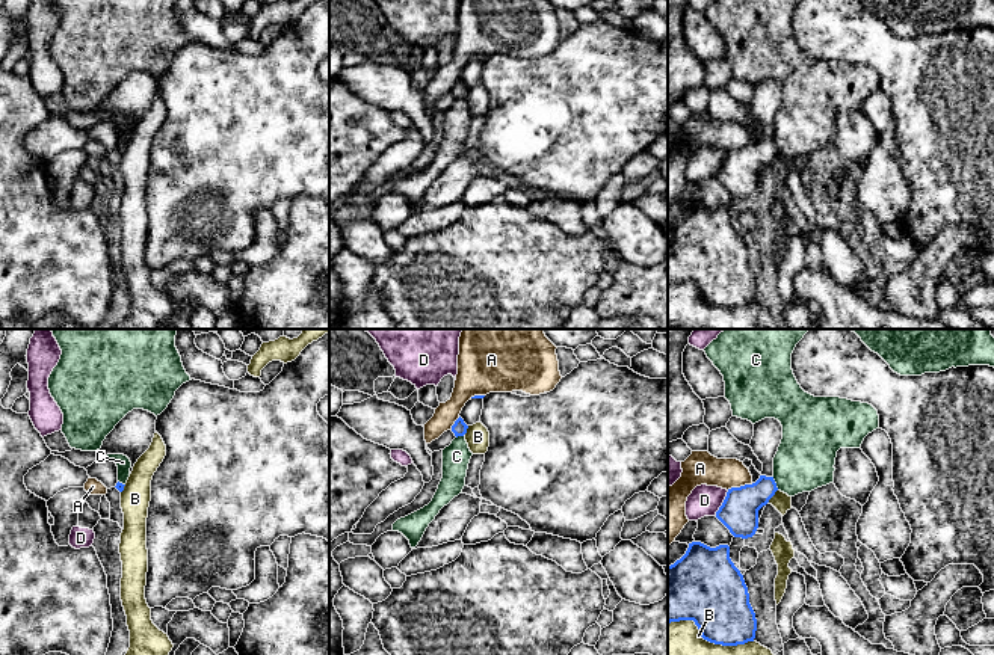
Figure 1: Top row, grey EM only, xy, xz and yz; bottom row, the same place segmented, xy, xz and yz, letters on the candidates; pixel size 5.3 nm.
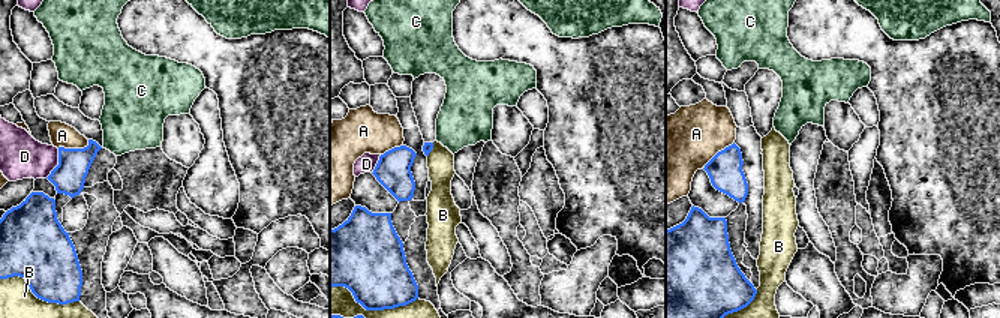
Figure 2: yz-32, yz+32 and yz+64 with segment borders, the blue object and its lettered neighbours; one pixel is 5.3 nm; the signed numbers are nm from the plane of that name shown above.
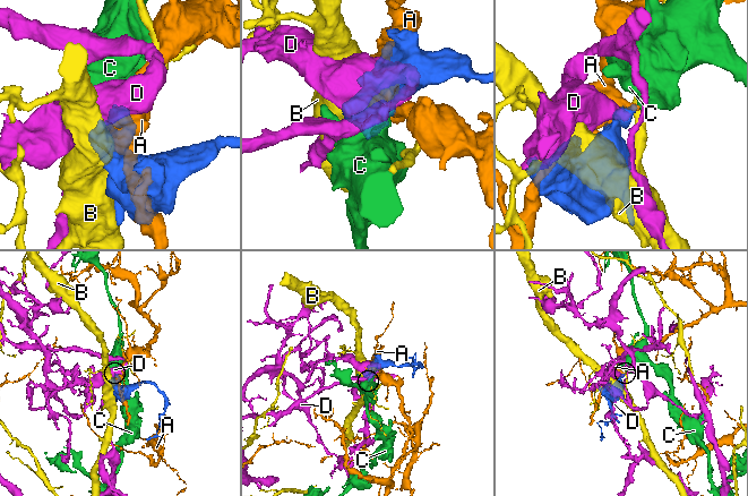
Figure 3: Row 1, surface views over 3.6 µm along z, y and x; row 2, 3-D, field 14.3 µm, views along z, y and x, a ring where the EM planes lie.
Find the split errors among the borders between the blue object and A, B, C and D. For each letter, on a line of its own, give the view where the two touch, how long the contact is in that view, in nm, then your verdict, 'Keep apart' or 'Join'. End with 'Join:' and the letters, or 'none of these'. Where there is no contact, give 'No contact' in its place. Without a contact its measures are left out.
A: Touches blue in yz. Shared border 150 nm. Keep apart
B: Touches blue in yz. Shared border 460 nm. Keep apart
C: Touches blue in yz. Shared border 90 nm. Keep apart
D: Touches blue in yz. Shared border 150 nm. Keep apart
Join: none of these

